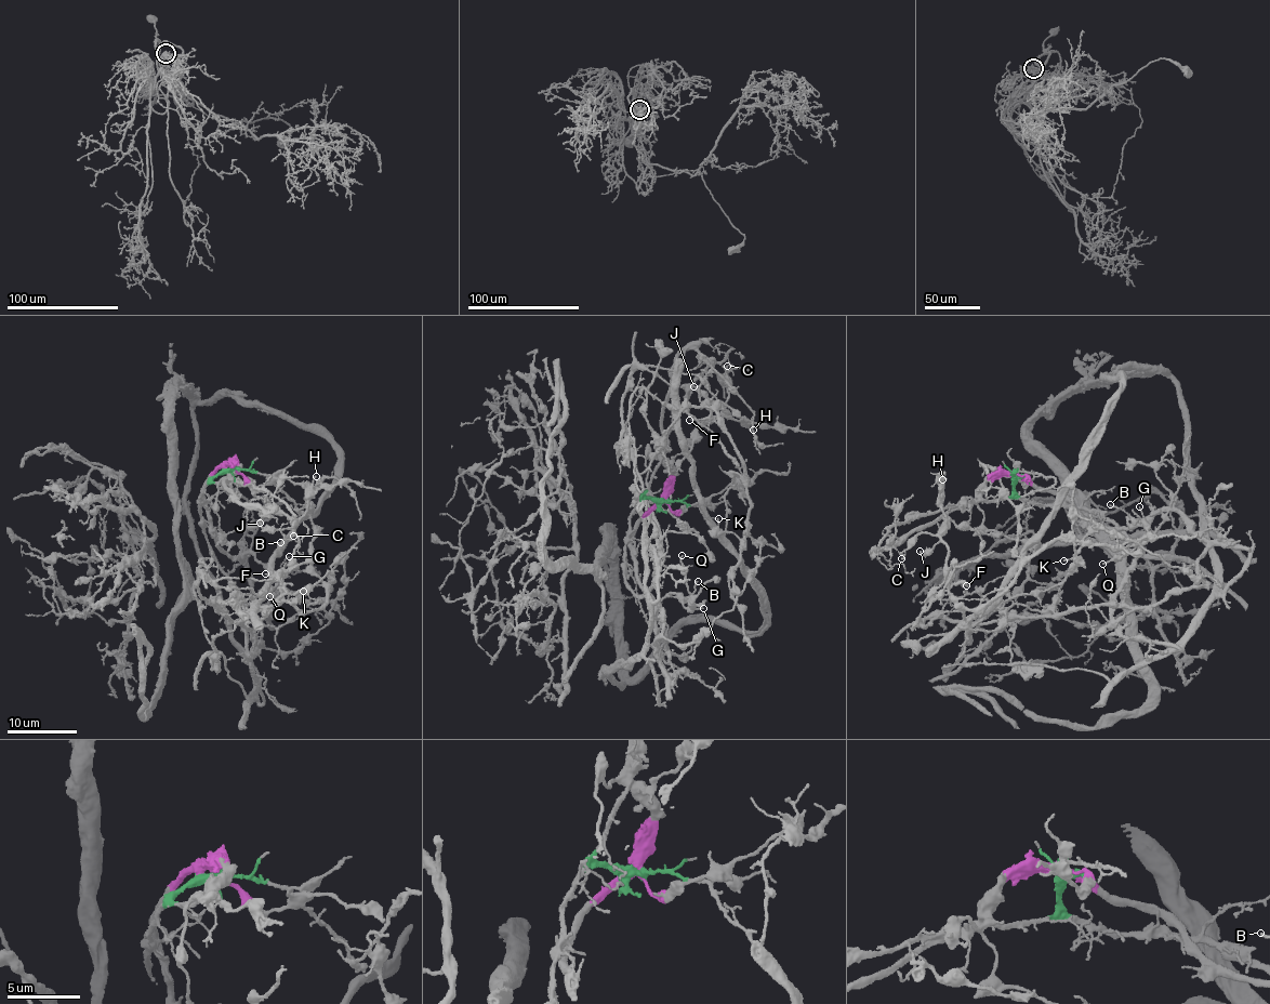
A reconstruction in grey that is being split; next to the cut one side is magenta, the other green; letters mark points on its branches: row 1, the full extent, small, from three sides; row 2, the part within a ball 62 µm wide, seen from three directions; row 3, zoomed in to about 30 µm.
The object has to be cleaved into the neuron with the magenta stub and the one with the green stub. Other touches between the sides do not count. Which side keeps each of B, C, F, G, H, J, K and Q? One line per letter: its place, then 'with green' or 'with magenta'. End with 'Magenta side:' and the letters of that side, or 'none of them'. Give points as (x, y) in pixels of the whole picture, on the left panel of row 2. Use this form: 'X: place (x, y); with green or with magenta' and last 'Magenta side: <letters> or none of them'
B: place (280, 542); with magenta
C: place (293, 536); with green
F: place (265, 573); with green
G: place (289, 556); with magenta
H: place (316, 476); with green
J: place (260, 523); with green
K: place (303, 591); with green
Q: place (269, 596); with magenta
Magenta side: B, G, Q

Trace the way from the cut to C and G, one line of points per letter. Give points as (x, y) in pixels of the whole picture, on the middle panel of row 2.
C: (664, 501), (726, 529), (741, 457), (706, 407), (728, 414), (727, 365)
G: (664, 501), (659, 501), (639, 522), (632, 540), (636, 577), (656, 600), (673, 592), (686, 608), (703, 608)

